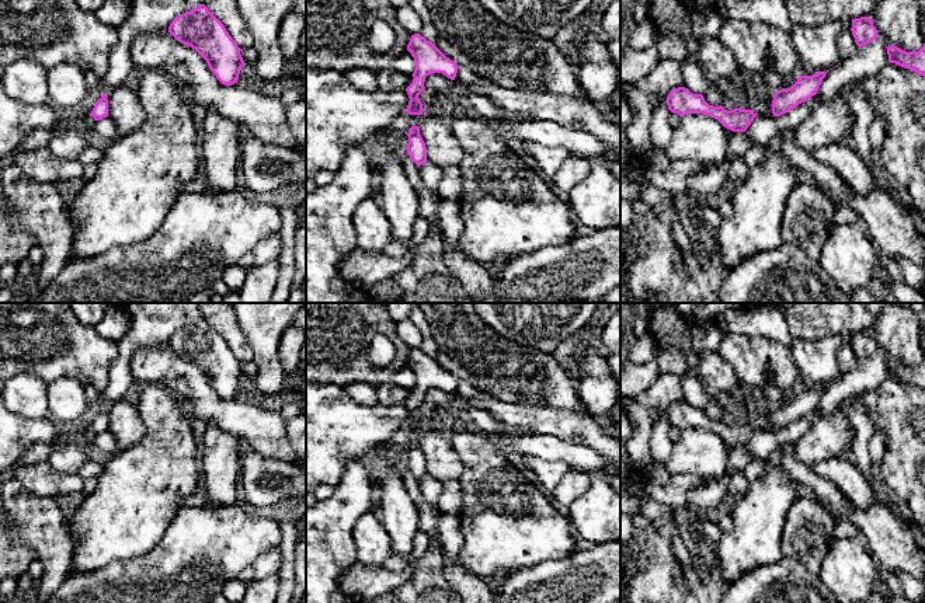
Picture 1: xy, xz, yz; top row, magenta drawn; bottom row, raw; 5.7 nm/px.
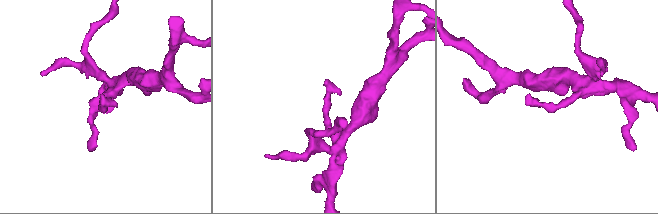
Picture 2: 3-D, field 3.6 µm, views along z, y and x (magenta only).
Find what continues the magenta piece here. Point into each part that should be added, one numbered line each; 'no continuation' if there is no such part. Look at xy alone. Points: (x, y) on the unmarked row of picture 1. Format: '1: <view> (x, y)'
no continuation

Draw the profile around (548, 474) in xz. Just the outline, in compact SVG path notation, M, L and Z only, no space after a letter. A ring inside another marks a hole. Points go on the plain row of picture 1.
M524 456L522 461L533 473L536 484L545 492L552 492L561 478L573 468L566 461L540 460L533 456Z

